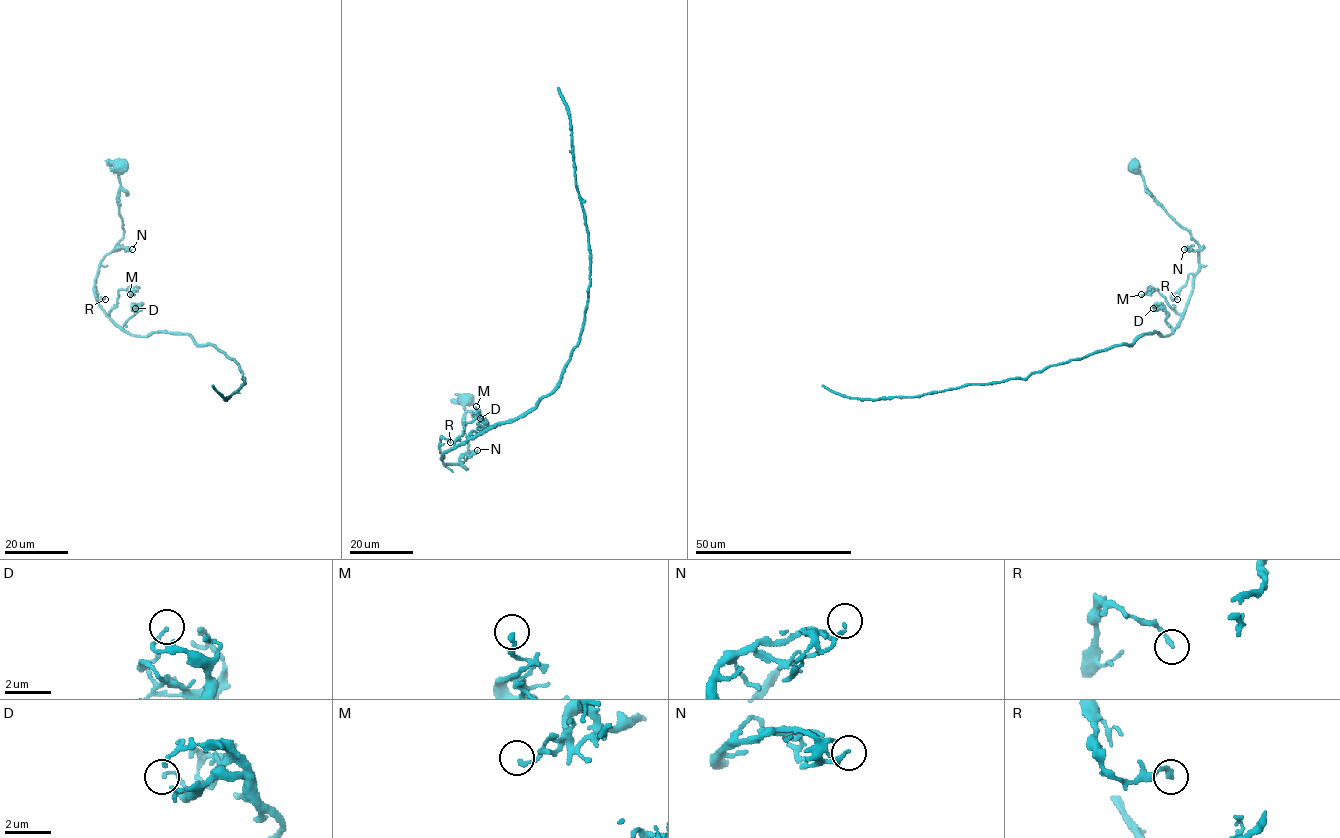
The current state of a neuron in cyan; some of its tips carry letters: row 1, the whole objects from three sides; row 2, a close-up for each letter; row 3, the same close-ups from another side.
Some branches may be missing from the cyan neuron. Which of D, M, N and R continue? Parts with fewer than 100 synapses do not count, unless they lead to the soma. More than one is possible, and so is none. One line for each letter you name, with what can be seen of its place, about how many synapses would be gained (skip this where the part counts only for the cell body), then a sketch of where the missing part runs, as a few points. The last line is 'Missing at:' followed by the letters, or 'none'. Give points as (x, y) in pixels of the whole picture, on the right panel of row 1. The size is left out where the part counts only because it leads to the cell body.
Missing at: none

